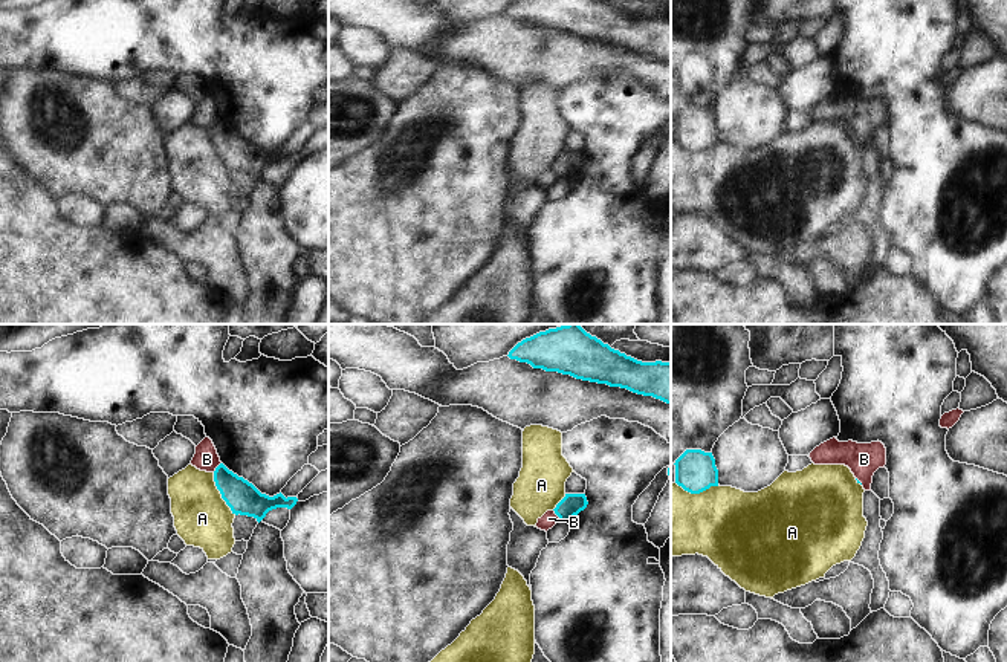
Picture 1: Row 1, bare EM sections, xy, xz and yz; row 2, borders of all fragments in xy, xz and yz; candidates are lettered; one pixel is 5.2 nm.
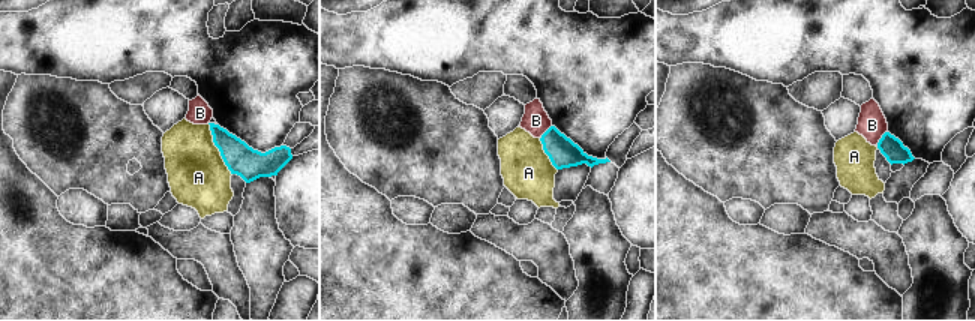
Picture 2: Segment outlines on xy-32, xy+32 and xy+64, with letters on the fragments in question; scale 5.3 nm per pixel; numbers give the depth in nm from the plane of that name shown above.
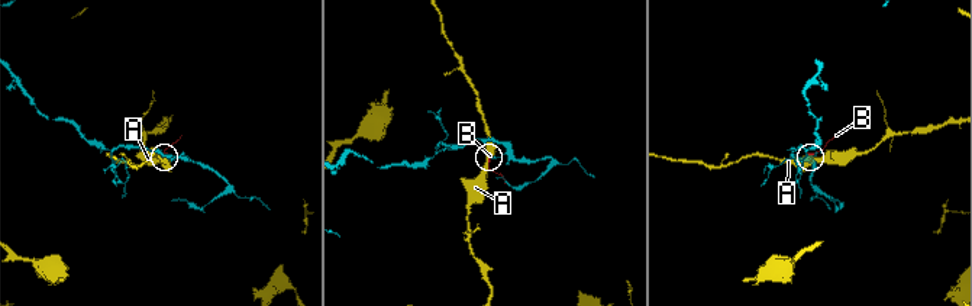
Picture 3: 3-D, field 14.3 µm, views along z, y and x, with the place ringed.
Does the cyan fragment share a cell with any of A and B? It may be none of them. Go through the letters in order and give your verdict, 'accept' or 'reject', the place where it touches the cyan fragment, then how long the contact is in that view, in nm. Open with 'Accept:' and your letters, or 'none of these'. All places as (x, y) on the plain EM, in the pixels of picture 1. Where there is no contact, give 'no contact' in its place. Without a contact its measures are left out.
Accept: none of these
A: reject | xy (220, 150) | 260 nm
B: reject | xz (556, 171) | 70 nm

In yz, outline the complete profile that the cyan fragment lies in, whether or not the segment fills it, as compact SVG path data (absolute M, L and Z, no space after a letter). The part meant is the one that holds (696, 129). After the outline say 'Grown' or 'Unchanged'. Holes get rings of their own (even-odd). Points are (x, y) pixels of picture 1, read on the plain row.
M686 107L674 122L675 141L691 151L718 144L718 127L712 110Z. Unchanged

